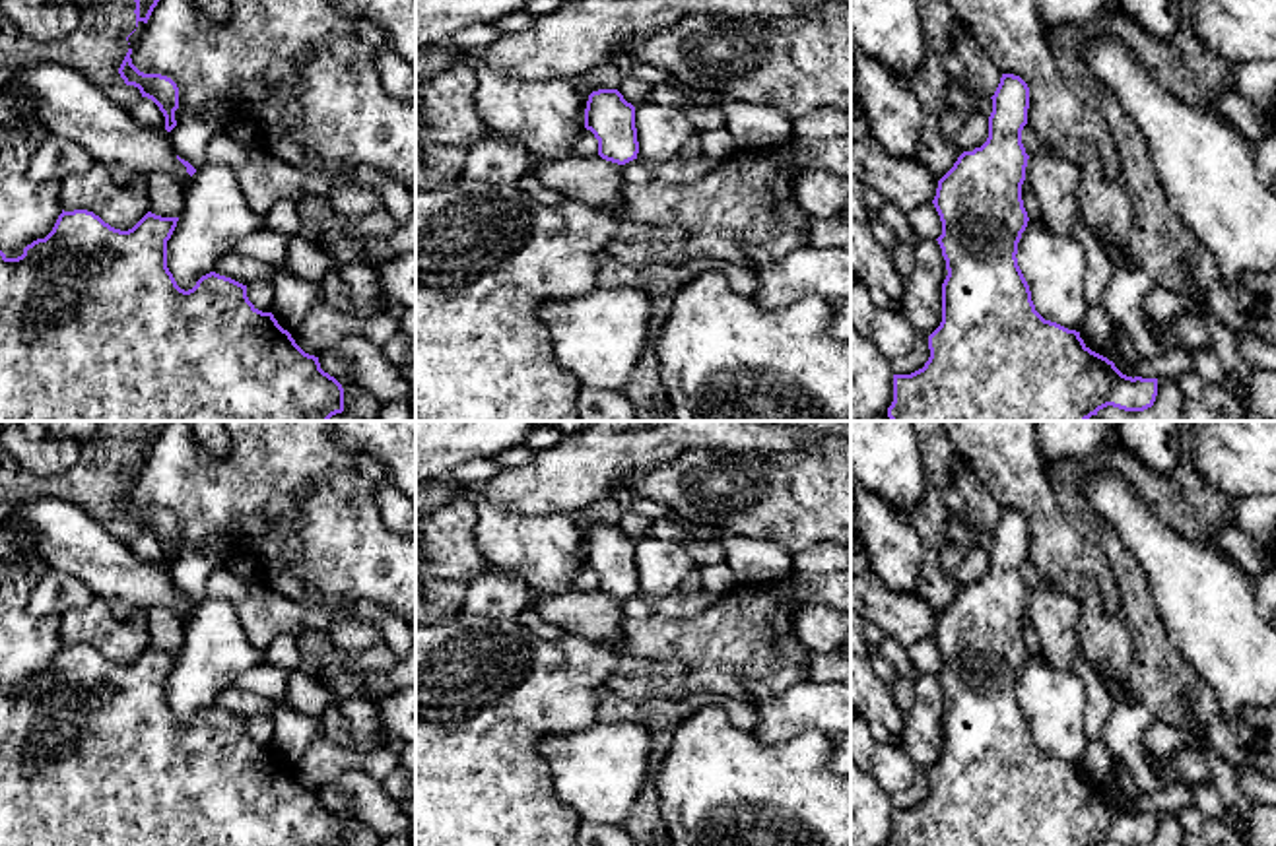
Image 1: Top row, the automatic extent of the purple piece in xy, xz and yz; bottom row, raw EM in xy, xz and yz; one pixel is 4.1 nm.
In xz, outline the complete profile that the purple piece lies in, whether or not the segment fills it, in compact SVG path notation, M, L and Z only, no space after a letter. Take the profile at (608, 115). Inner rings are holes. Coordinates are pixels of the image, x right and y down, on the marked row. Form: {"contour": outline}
{"contour": "M598 89L588 95L585 128L598 140L602 159L618 165L637 159L635 107L618 89Z"}

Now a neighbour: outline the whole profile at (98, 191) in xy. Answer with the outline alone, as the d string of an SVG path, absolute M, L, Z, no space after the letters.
M95 163L87 173L62 180L60 202L64 212L93 212L120 231L132 229L150 212L146 182L122 184L115 179L111 167L101 163Z

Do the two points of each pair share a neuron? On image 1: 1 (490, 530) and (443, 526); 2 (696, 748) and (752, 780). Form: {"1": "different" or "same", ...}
{"1": "different", "2": "same"}

